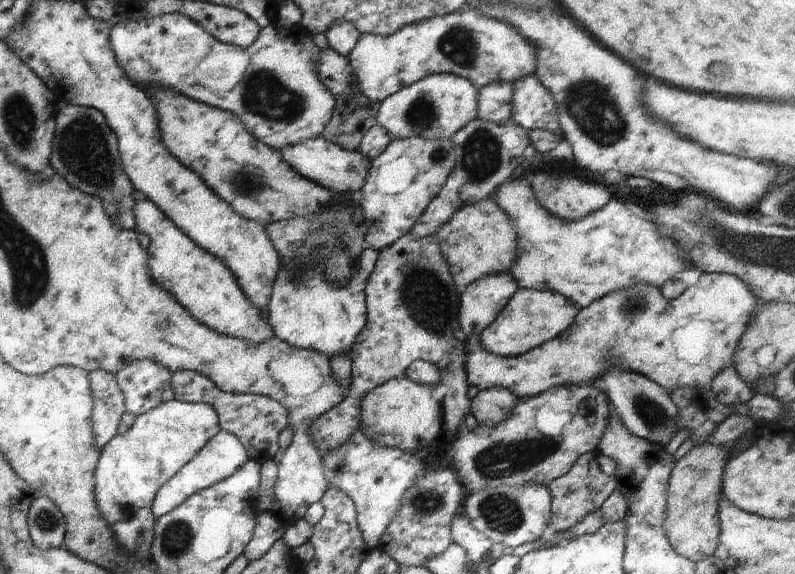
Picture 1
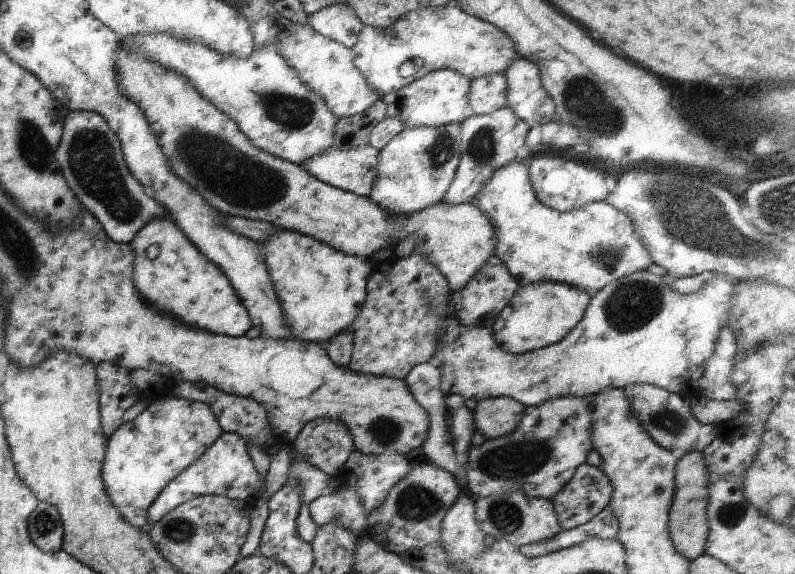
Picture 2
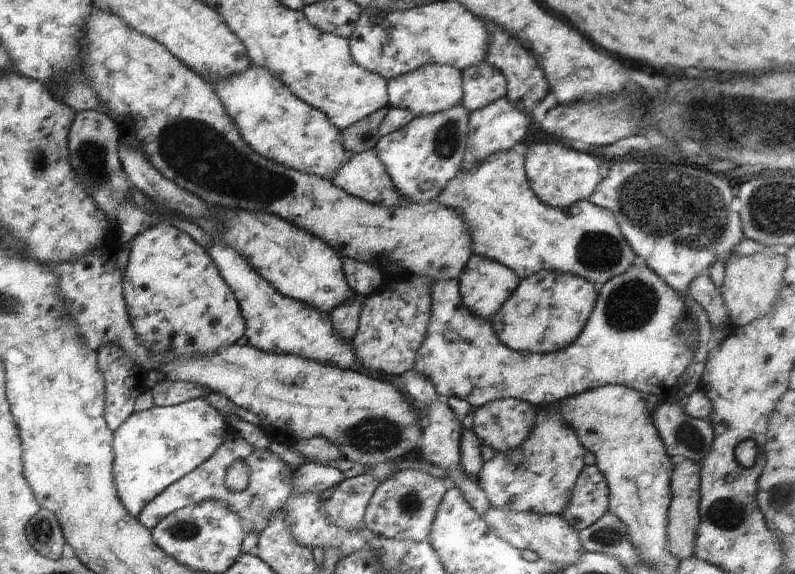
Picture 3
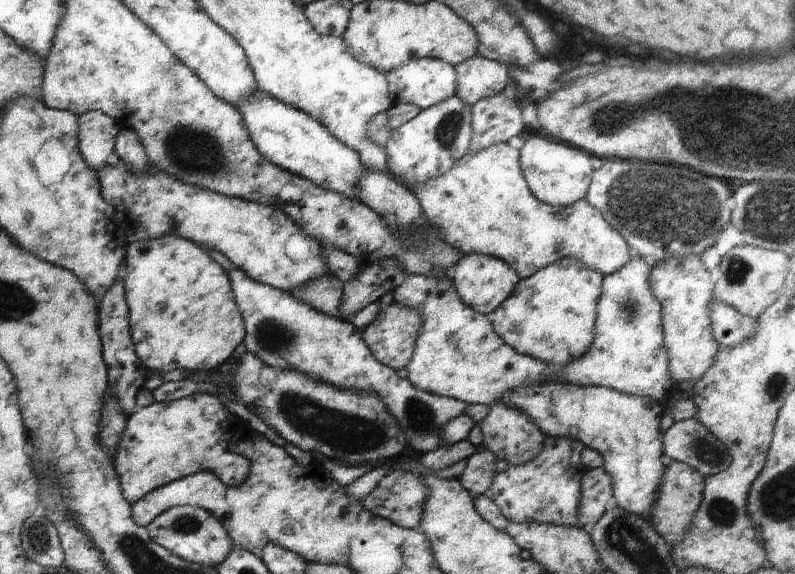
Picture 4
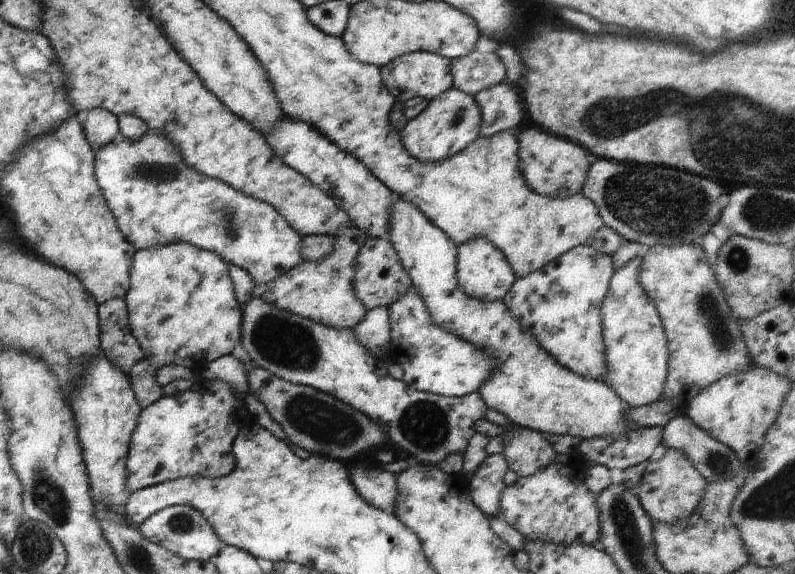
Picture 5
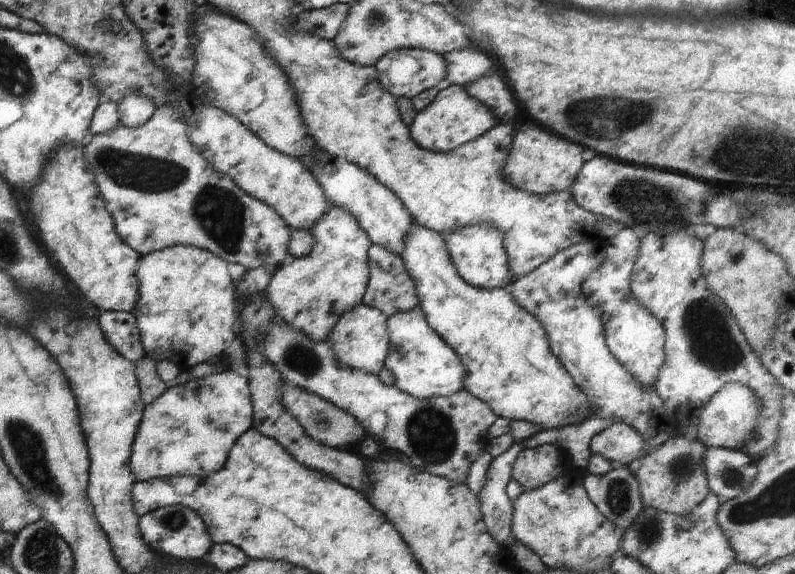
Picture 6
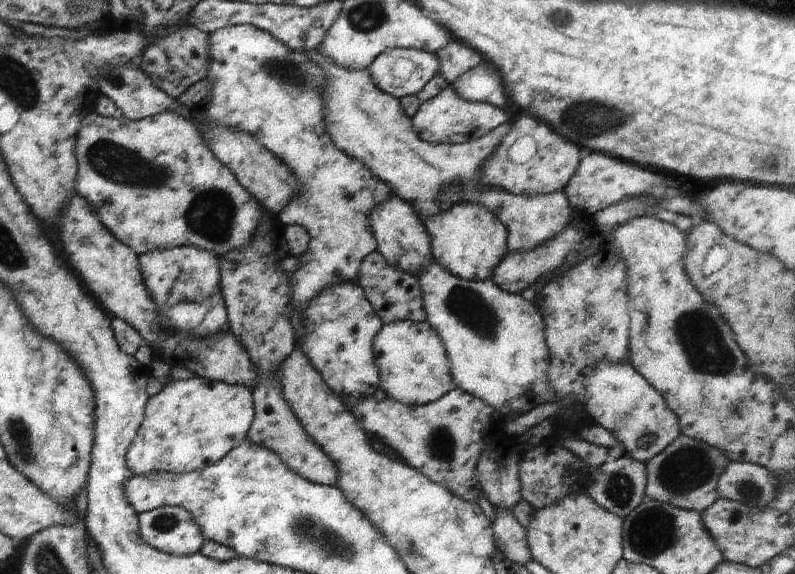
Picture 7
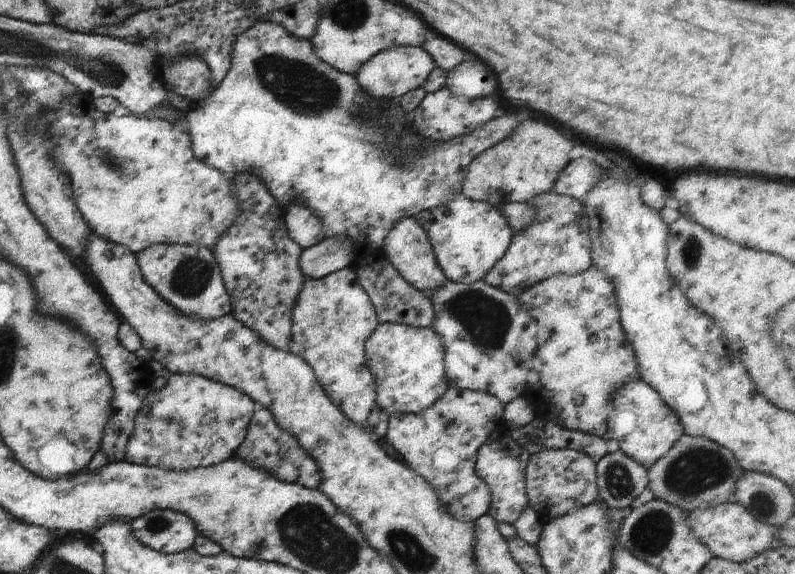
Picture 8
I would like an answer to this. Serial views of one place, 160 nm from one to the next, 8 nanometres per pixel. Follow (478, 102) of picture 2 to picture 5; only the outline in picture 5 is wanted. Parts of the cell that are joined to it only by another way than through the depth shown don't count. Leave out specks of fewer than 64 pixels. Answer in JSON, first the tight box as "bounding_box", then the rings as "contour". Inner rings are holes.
{"bounding_box":[450,49,506,96],"contour":[[[473,49],[469,54],[450,61],[453,86],[471,96],[506,78],[503,63],[494,52],[483,54]]]}

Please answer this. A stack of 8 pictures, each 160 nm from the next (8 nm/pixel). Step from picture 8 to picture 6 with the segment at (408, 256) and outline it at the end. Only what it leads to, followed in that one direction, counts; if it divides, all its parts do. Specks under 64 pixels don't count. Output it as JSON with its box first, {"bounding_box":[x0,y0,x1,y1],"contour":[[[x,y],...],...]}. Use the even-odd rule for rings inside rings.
{"bounding_box":[309,148,413,257],"contour":[[[316,148],[316,151],[320,158],[309,172],[319,183],[327,200],[352,214],[359,228],[374,245],[383,247],[399,257],[404,249],[404,239],[413,222],[403,203],[366,170],[344,161],[343,158],[332,157],[319,148]]]}

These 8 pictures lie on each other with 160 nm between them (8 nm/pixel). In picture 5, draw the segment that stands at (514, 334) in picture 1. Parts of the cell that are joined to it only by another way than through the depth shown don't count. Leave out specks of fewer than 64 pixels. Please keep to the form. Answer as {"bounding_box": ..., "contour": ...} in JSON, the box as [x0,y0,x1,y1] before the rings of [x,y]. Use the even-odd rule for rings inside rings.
{"bounding_box":[501,245,612,383],"contour":[[[575,245],[539,270],[516,278],[501,302],[561,366],[583,378],[605,383],[607,369],[599,327],[600,308],[612,274],[609,255],[590,246]]]}

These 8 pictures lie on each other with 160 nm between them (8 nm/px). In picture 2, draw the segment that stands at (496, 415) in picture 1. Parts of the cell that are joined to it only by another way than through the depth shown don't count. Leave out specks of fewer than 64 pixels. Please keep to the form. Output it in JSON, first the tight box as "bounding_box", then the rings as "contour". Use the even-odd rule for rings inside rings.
{"bounding_box":[472,397,524,439],"contour":[[[487,397],[476,401],[472,411],[474,428],[485,439],[496,439],[513,432],[524,406],[509,397]]]}

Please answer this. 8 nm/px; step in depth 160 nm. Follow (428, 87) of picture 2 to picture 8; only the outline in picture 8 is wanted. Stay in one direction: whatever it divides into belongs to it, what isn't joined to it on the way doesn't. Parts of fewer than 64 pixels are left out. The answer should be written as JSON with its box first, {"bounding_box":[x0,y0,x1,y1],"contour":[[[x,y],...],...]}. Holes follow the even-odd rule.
{"bounding_box":[355,46,435,100],"contour":[[[394,46],[367,59],[355,74],[356,81],[369,97],[377,100],[394,100],[405,92],[419,88],[435,67],[432,58],[420,46]]]}

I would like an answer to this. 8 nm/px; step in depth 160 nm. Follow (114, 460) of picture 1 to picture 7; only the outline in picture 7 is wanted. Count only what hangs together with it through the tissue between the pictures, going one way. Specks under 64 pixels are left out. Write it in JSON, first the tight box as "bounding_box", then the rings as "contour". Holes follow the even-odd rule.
{"bounding_box":[126,375,254,475],"contour":[[[197,375],[167,380],[162,389],[148,397],[142,421],[126,452],[126,465],[133,475],[151,471],[188,473],[215,464],[246,438],[254,417],[251,390],[243,385],[215,382]]]}

